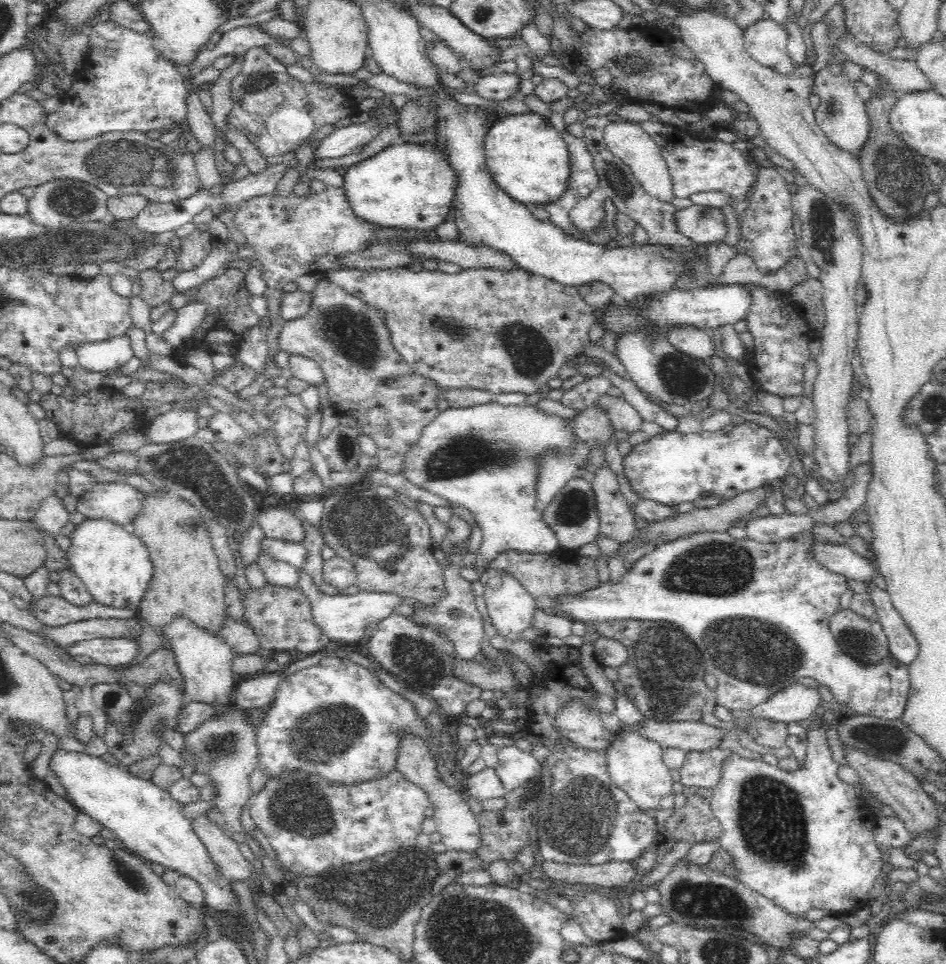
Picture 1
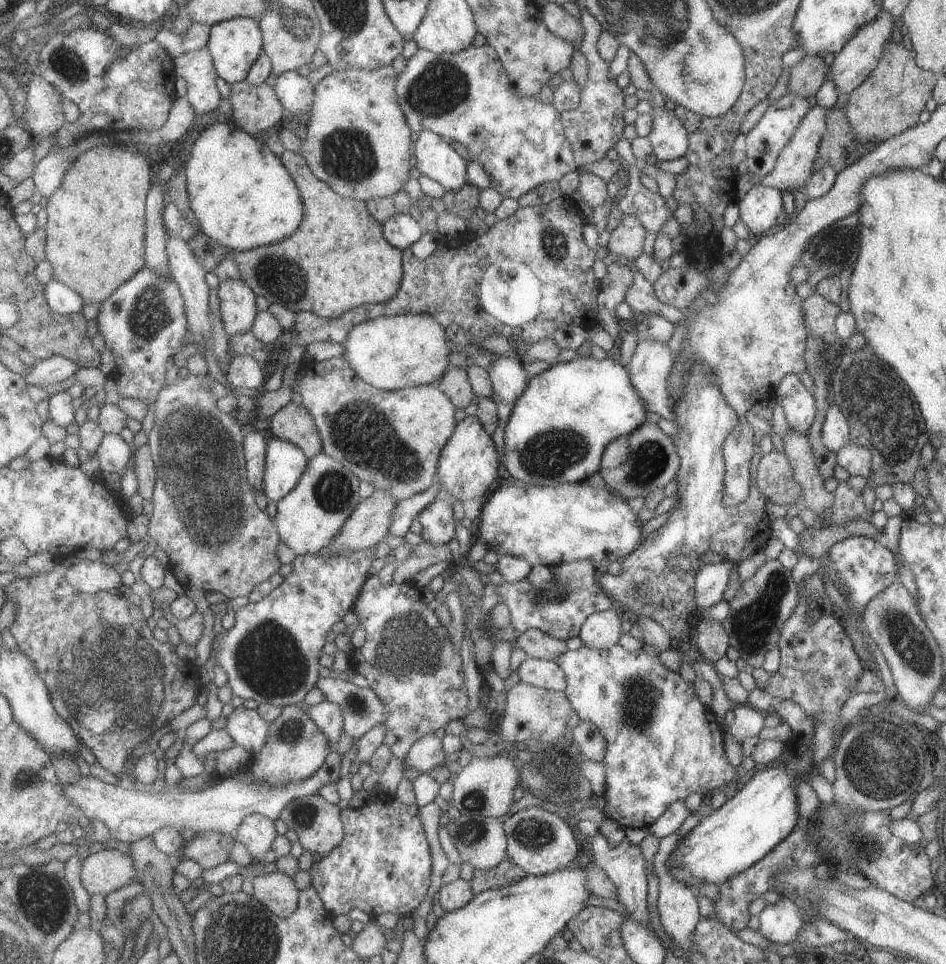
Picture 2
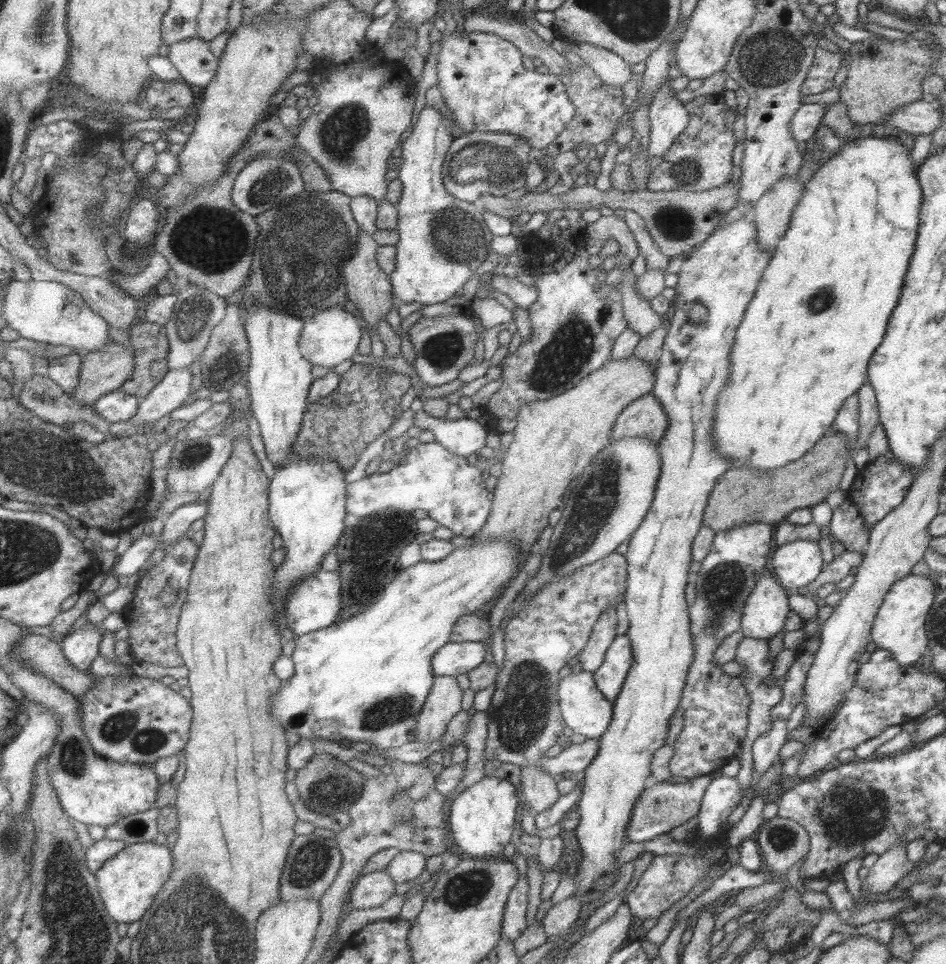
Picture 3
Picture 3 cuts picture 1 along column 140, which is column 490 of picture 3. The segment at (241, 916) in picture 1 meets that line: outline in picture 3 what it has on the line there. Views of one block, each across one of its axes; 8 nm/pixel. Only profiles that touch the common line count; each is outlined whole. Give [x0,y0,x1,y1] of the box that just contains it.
[451,777,519,858]

